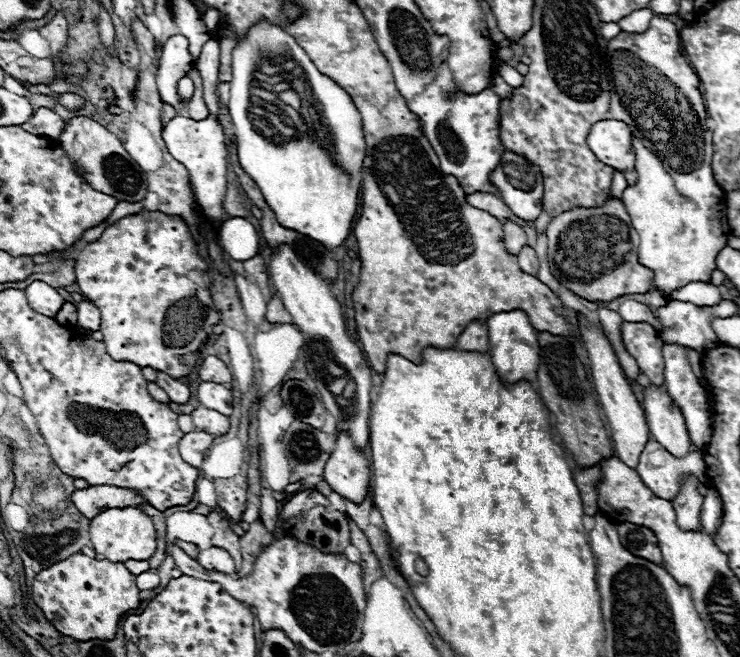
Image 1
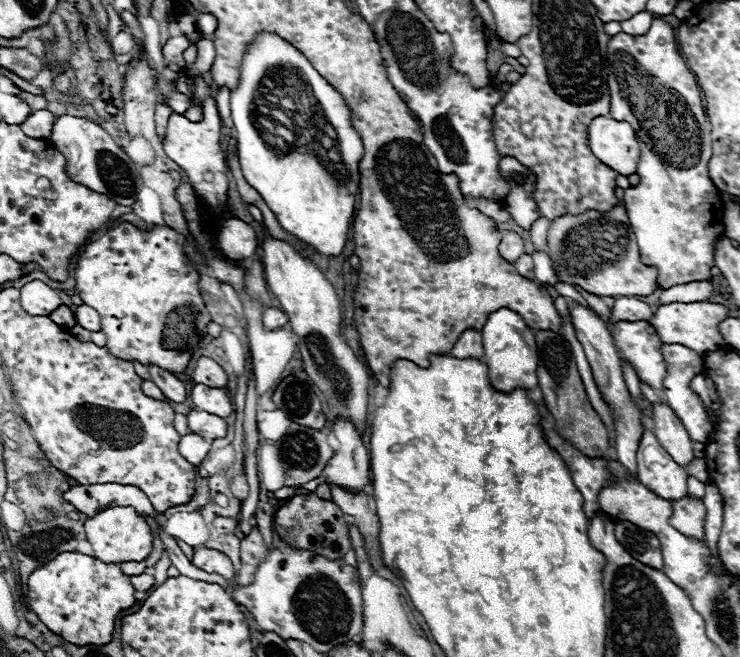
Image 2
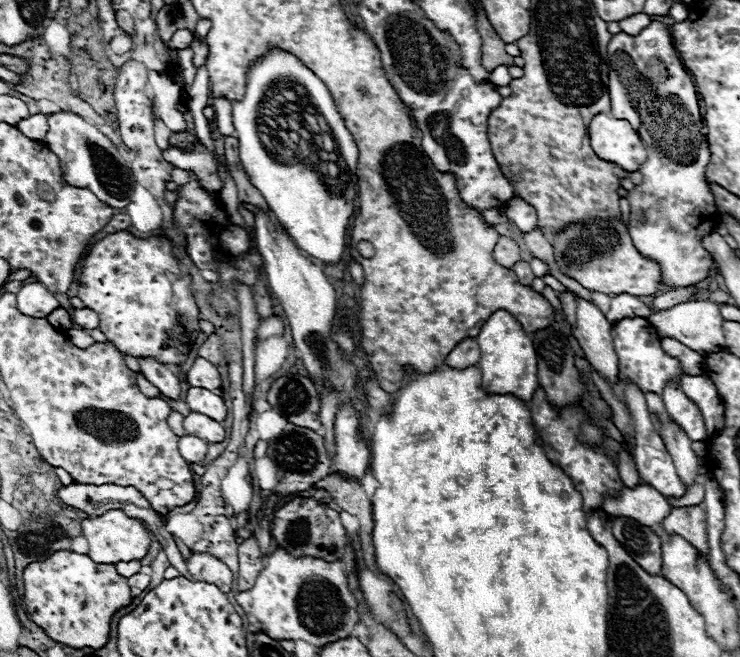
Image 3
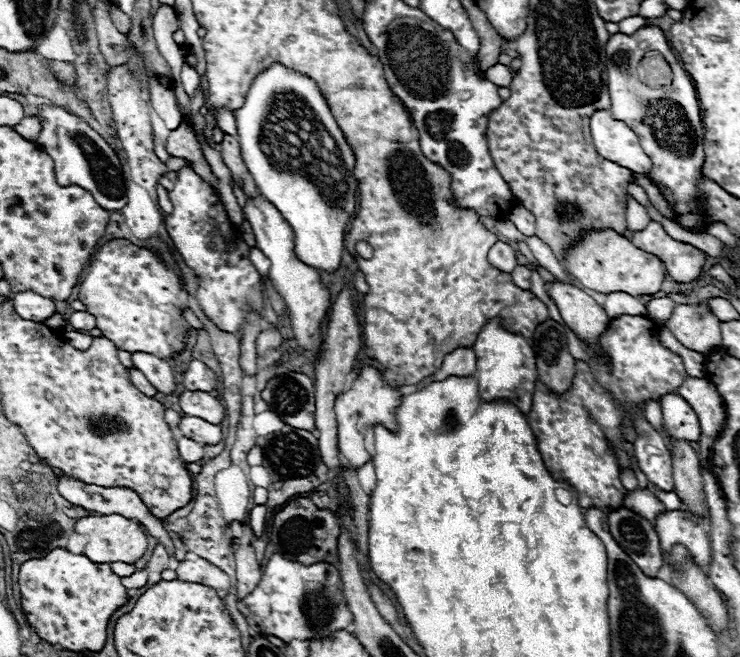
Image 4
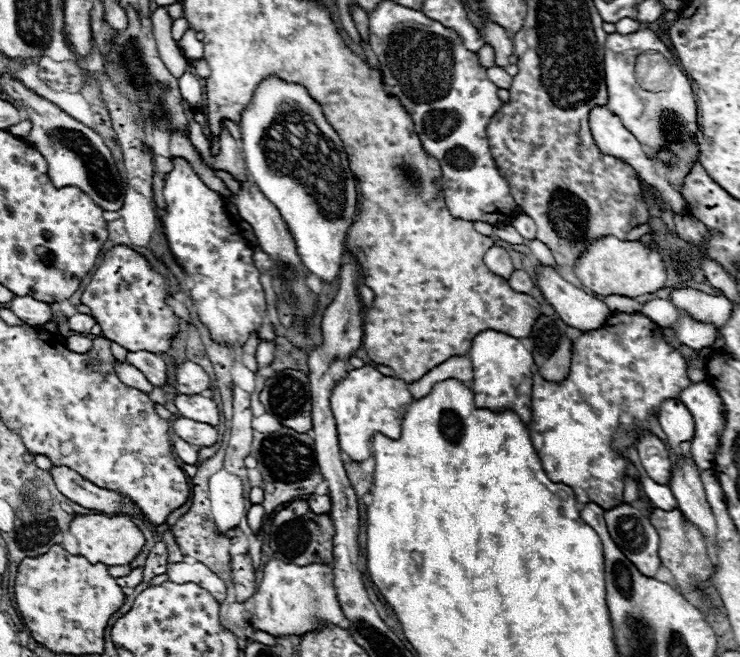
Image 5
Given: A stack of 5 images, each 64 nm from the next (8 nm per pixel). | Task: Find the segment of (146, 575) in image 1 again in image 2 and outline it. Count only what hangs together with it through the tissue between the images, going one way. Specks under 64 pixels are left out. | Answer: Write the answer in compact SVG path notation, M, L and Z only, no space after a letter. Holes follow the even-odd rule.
M138 574L138 576L132 576L130 578L132 580L132 586L136 588L136 590L150 590L152 586L154 586L154 576L152 574Z

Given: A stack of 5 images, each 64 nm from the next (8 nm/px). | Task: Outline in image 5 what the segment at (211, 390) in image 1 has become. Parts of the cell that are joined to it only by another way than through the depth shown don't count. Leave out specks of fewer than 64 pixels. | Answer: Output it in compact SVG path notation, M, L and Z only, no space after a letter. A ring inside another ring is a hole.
M200 394L194 396L176 396L174 406L178 408L178 414L190 420L200 420L204 424L216 426L220 422L220 410L212 398L204 398Z

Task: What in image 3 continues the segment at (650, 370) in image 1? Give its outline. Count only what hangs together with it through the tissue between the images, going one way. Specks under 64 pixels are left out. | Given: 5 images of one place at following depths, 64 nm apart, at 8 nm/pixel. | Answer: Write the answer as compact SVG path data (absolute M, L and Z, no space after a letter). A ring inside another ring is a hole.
M622 318L612 328L612 342L614 352L618 356L620 364L620 382L632 382L636 384L644 394L654 392L662 394L668 380L680 376L680 362L672 356L668 356L660 346L660 336L656 328L646 318Z

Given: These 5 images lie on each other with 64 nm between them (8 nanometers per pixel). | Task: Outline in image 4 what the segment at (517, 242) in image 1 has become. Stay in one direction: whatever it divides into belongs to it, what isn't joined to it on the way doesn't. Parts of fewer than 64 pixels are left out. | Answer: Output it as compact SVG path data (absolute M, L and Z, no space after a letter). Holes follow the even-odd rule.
M496 242L488 252L488 262L500 272L512 274L512 270L516 268L516 254L506 242Z

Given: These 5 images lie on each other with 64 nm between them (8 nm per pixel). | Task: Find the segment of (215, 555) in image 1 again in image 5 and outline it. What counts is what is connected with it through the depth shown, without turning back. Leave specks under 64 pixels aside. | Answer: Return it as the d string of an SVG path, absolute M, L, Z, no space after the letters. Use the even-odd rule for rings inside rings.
M184 560L184 562L170 564L166 570L166 576L168 580L176 584L188 584L188 582L200 584L200 588L204 588L206 592L212 592L216 602L222 602L226 598L224 582L212 570L208 570L204 564L196 560Z

